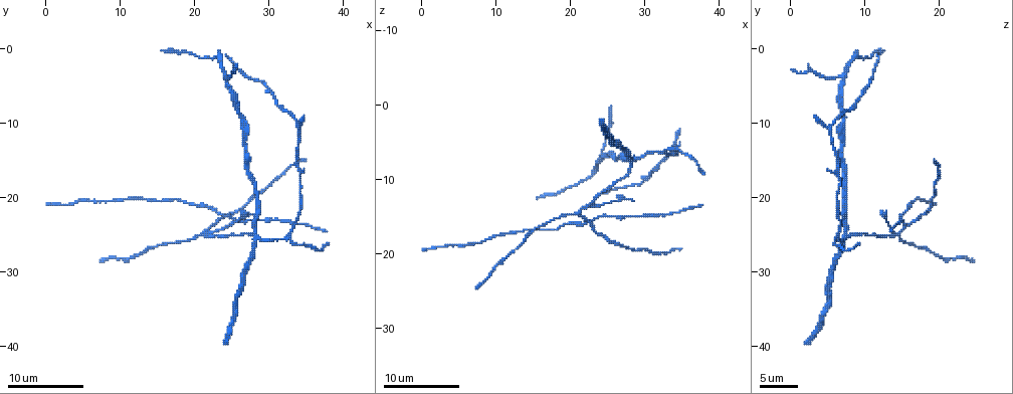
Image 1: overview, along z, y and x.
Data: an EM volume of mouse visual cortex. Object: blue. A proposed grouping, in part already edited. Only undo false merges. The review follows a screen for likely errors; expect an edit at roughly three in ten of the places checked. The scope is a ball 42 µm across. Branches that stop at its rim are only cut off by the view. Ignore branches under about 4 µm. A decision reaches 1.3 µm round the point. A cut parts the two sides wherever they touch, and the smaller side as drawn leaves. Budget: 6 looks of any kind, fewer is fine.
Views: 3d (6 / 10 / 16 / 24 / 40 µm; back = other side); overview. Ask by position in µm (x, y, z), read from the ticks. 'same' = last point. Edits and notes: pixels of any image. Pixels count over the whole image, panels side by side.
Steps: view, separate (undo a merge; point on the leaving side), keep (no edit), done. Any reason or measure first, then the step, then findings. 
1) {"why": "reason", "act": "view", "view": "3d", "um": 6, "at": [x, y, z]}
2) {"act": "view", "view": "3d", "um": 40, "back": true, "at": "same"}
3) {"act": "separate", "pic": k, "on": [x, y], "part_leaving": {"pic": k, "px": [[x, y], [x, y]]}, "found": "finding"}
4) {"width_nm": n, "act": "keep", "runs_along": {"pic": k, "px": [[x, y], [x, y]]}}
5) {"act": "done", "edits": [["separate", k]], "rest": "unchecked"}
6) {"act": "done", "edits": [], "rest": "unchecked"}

{"why": "looks like a crossing", "act": "view", "view": "3d", "um": 16, "at": [28.0, 25.0, 7.5]}

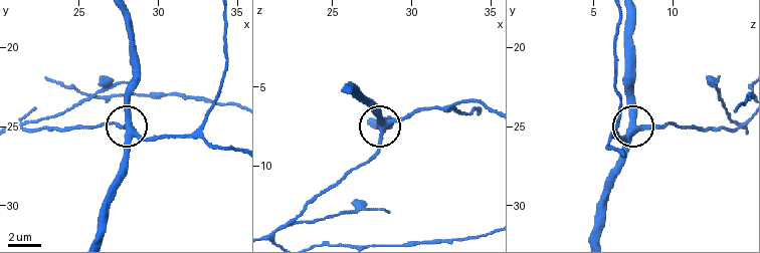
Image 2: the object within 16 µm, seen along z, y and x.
{"arms": 4, "act": "keep", "runs_along": {"pic": 2, "px": [[124, 124], [127, 128], [127, 84]]}, "found": "one cell here"}

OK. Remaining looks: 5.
{"why": "three arms meet", "act": "view", "view": "3d", "um": 10, "at": [33.0, 25.5, 6.5]}

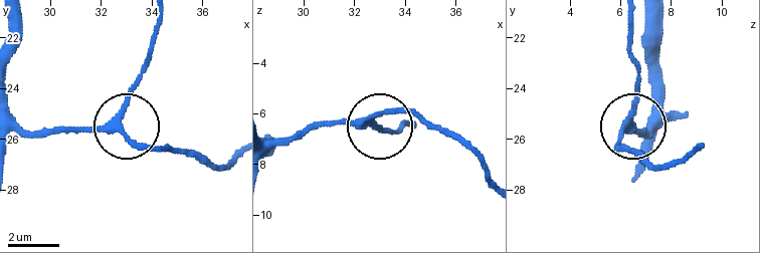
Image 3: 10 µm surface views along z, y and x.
{"side_arm_um": 8, "act": "keep", "runs_along": {"pic": 3, "px": [[273, 149], [345, 120], [368, 122], [383, 113], [426, 118]]}, "found": "one cell here"}

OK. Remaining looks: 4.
{"why": "sudden change in width", "act": "view", "view": "3d", "um": 16, "at": [12.0, 27.5, 20.0]}

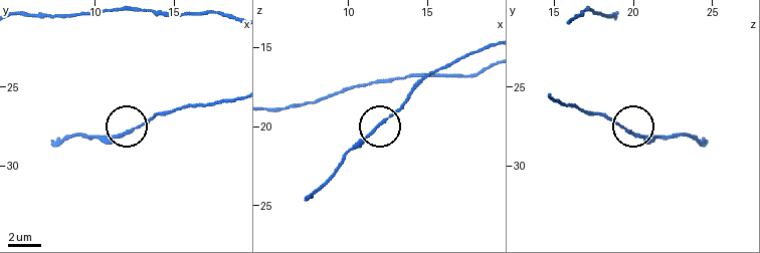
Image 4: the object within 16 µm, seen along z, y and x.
{"act": "view", "view": "3d", "um": 6, "at": [12.0, 28.0, 19.9]}

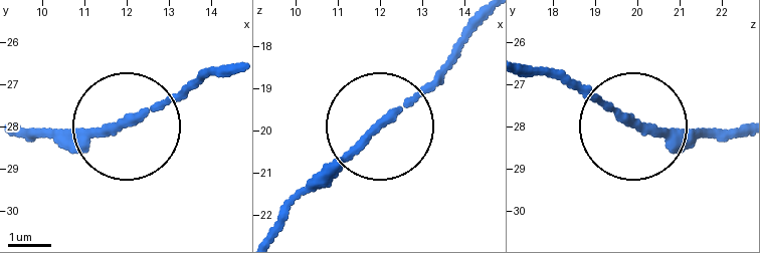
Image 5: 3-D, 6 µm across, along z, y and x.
{"act": "keep", "runs_along": {"pic": 5, "px": [[230, 68], [198, 71], [155, 104], [78, 133], [18, 133]]}, "found": "continuous, no second cell"}

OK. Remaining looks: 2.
{"act": "done", "edits": [], "rest": "unchecked"}

